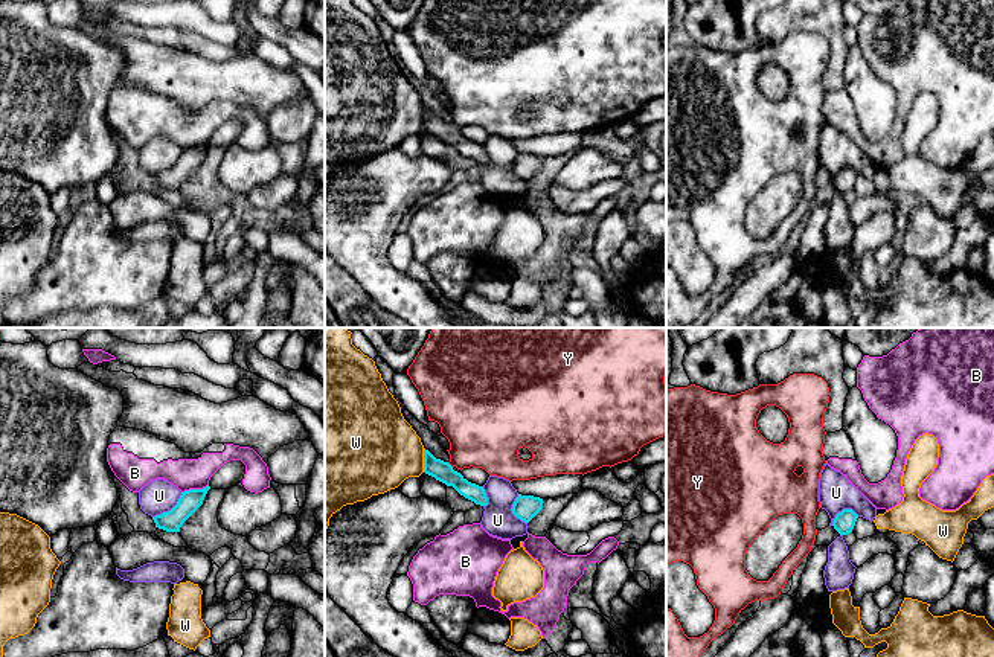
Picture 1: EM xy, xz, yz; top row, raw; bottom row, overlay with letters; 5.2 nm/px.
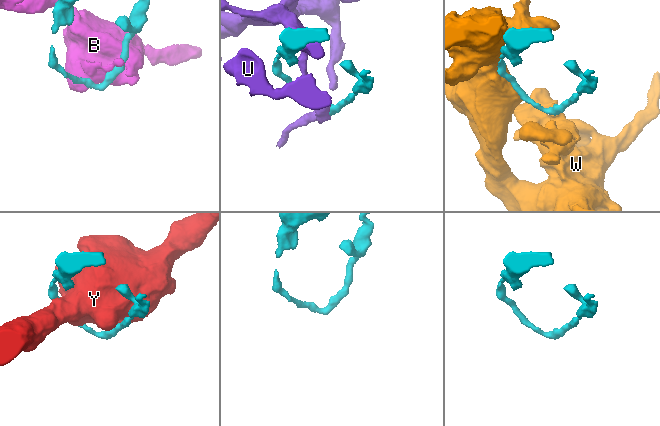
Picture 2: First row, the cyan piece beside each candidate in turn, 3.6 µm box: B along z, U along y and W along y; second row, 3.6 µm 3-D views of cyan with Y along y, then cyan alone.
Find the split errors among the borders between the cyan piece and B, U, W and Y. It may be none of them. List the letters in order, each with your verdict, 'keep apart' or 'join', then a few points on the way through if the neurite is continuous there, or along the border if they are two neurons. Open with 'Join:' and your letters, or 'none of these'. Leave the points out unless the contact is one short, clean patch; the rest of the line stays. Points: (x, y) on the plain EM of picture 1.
Join: none of these
B: keep apart
U: keep apart
W: keep apart
Y: keep apart

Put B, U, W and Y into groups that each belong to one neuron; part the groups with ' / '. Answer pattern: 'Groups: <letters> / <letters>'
Groups: B / U / W / Y

